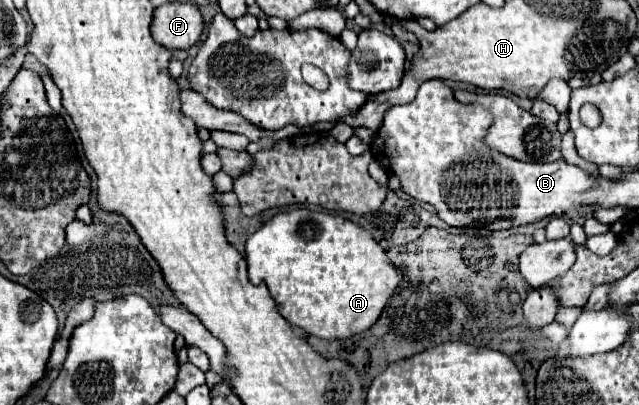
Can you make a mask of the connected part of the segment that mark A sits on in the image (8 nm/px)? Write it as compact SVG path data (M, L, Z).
M325 211L277 213L245 243L251 281L263 281L279 313L295 327L321 339L347 339L369 329L403 279L379 243L359 225Z

